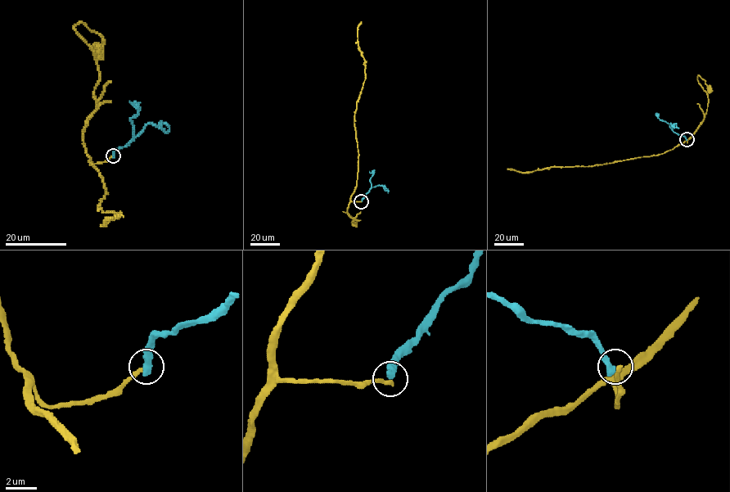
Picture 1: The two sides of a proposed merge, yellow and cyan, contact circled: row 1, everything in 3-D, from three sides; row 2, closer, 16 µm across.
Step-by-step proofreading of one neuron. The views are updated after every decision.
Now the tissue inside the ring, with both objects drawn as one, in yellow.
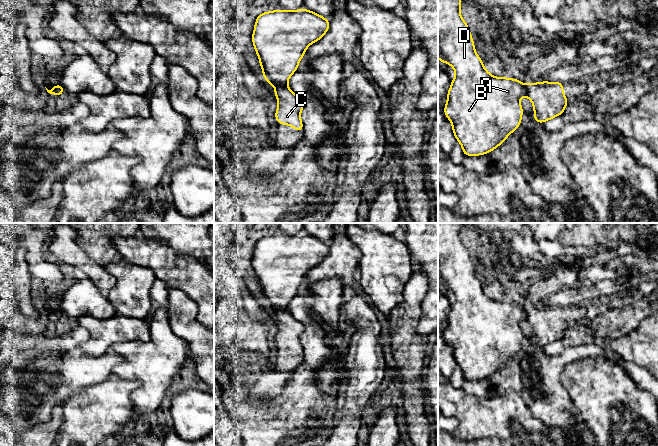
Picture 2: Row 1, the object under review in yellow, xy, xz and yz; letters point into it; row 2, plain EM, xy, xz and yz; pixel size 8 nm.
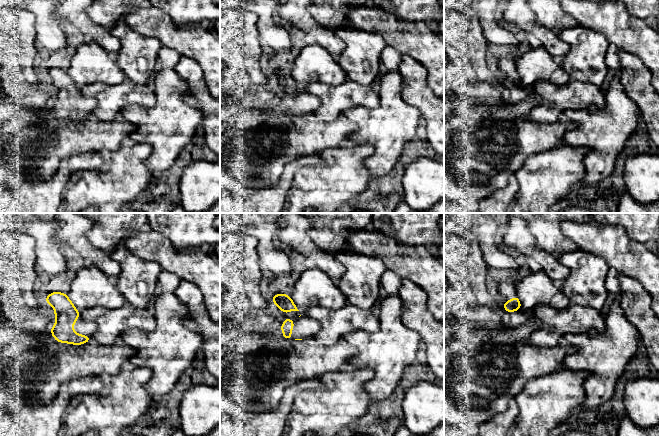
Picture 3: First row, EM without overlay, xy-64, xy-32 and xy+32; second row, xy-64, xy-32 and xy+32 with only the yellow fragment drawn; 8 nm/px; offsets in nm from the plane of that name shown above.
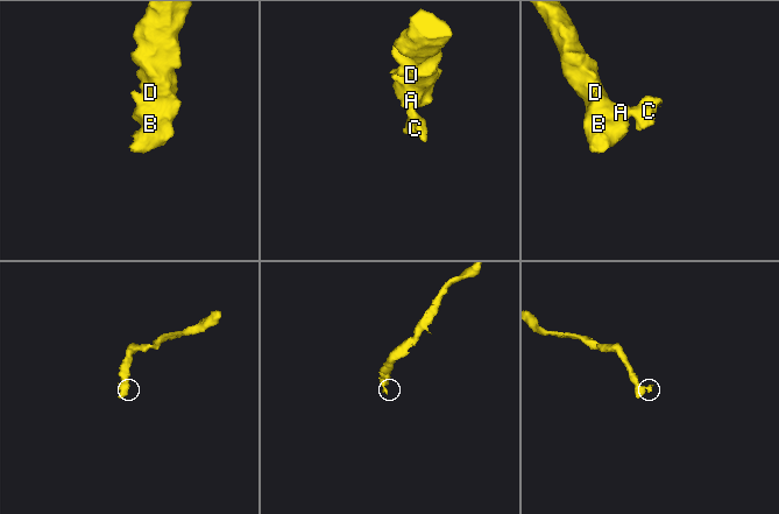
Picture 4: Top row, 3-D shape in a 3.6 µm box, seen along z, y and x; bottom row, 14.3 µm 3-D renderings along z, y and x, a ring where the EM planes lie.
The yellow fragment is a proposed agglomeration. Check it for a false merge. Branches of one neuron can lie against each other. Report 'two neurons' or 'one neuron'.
two neurons

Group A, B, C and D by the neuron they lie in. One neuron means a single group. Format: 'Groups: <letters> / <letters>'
Groups: A B D / C

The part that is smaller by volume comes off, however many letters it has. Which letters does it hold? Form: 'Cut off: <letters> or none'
Cut off: C

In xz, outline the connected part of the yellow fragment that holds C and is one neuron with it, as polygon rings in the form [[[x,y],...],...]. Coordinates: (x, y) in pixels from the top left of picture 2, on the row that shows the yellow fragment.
[[[276,85],[273,92],[278,100],[278,108],[275,112],[277,123],[292,126],[295,131],[303,131],[300,113],[305,106],[304,101],[297,97],[287,85]]]

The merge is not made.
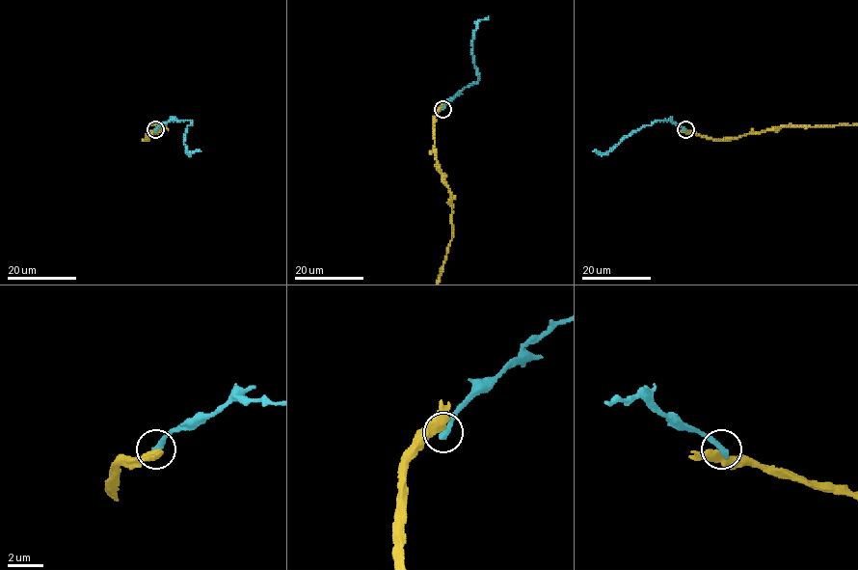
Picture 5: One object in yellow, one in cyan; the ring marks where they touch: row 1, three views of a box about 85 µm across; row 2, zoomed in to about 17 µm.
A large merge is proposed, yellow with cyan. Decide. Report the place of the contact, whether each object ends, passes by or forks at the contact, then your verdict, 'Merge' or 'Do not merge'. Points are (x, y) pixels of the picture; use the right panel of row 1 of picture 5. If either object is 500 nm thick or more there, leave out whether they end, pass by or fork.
Place: (685, 129). At the ring yellow passes by. At the ring cyan ends. Do not merge

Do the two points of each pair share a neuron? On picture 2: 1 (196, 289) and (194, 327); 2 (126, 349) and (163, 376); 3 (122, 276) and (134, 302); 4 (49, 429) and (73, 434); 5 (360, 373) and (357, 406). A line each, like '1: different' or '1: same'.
1: different
2: same
3: same
4: different
5: same

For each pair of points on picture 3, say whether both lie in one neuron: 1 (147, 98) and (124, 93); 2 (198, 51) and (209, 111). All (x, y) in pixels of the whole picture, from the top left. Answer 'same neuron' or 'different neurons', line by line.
1: same neuron
2: different neurons

